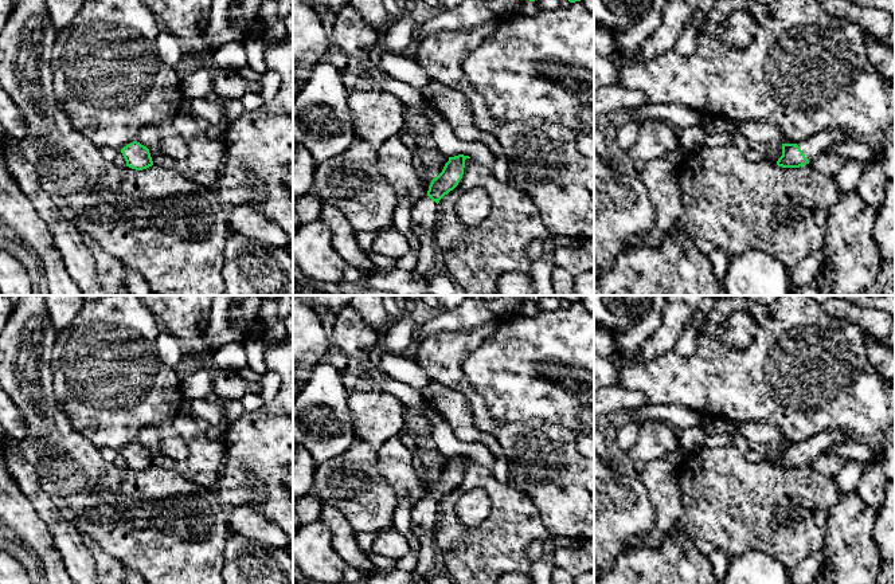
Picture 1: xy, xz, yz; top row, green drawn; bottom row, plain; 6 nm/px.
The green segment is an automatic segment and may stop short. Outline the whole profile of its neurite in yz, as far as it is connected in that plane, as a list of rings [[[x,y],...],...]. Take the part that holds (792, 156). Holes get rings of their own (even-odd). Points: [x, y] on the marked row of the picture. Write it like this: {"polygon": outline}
{"polygon": [[[830,128],[797,144],[782,144],[782,156],[778,158],[777,165],[782,168],[800,168],[806,165],[813,156],[828,150],[845,136],[845,132]]]}

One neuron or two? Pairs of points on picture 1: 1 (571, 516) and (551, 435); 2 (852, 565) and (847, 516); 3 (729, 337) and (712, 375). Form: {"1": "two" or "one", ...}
{"1": "one", "2": "one", "3": "two"}

